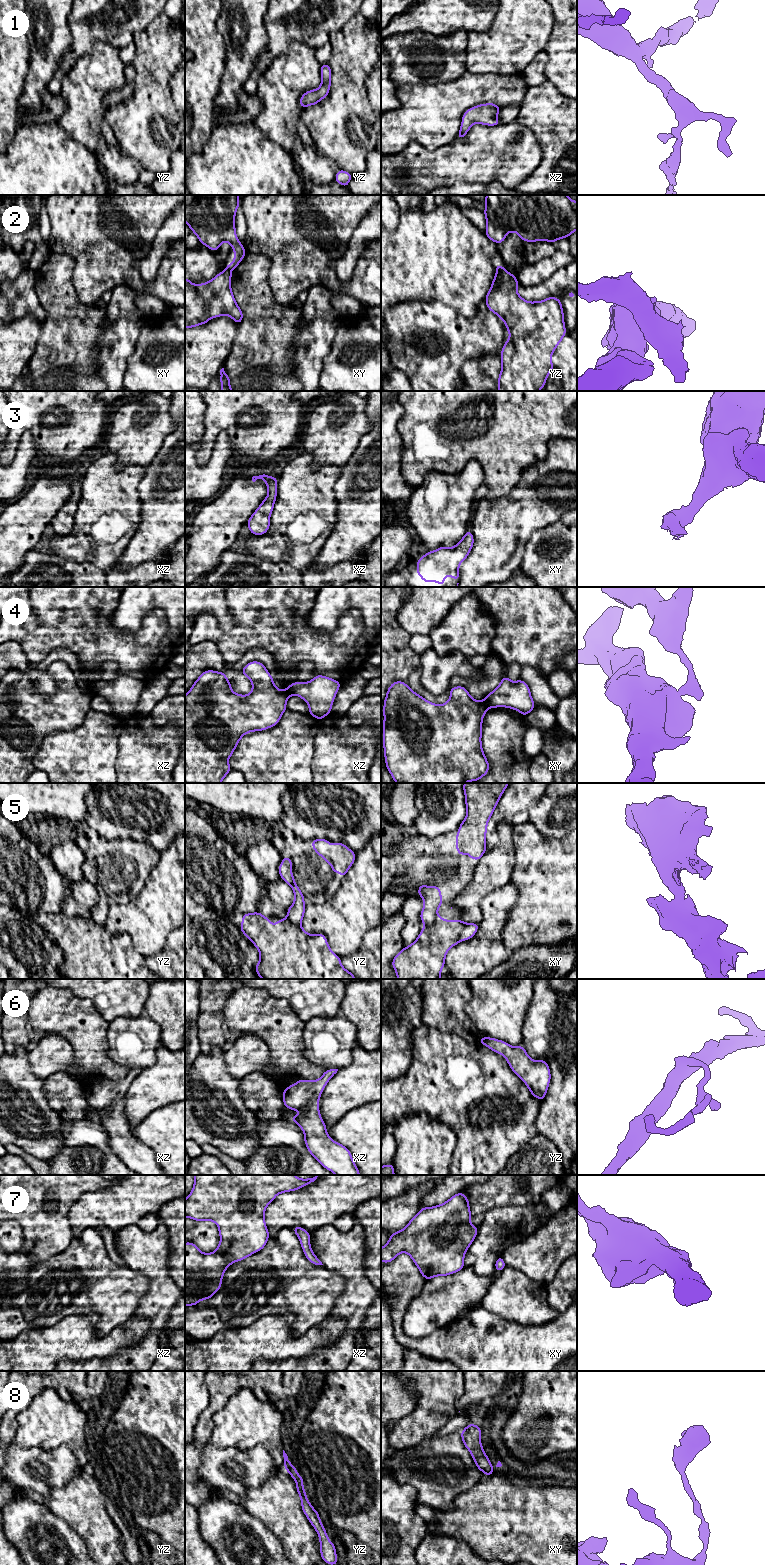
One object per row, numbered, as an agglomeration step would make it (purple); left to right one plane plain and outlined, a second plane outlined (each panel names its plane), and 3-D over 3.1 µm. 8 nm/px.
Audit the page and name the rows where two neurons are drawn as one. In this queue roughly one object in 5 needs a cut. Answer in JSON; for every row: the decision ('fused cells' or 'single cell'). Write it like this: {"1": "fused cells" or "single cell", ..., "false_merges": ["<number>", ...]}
{"1": "single cell", "2": "fused cells", "3": "single cell", "4": "fused cells", "5": "fused cells", "6": "single cell", "7": "single cell", "8": "single cell", "false_merges": ["2", "4", "5"]}

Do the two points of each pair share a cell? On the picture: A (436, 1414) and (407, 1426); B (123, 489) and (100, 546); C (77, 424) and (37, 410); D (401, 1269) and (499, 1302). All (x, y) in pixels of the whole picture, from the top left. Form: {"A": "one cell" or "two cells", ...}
{"A": "one cell", "B": "one cell", "C": "one cell", "D": "two cells"}

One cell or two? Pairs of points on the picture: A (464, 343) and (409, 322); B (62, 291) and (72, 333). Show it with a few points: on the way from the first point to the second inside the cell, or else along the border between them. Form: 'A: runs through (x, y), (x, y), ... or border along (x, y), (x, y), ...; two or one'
A: runs through (450, 339), (445, 339), (435, 329), (423, 329); one
B: runs through (62, 301), (64, 310), (72, 323); one

